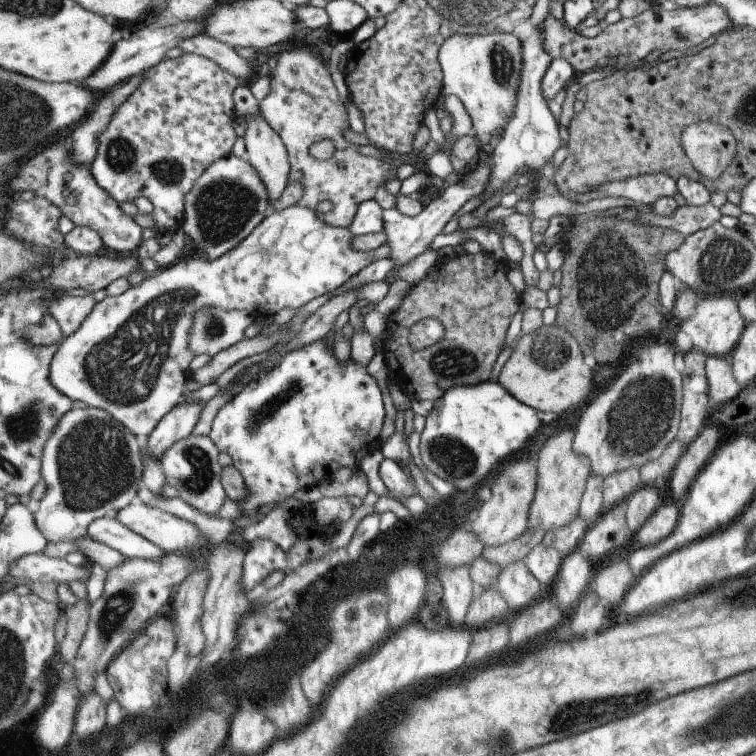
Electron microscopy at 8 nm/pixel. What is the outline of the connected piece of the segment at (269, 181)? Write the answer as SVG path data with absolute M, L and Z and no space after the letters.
M262 113L249 116L246 124L248 132L243 137L247 144L246 159L267 186L269 206L275 206L290 183L291 162L287 148Z

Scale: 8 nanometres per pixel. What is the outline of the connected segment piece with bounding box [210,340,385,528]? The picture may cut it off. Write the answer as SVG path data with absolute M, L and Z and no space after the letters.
M327 340L301 346L277 362L271 362L265 370L261 370L259 378L249 382L249 386L245 386L245 390L217 414L210 433L219 452L231 457L232 465L248 482L250 493L247 500L237 503L240 516L235 519L235 524L241 528L259 524L264 518L263 506L289 500L297 490L309 489L323 479L332 480L339 468L357 470L363 458L376 450L377 438L383 428L383 388L367 372L366 366L351 359L346 364L339 362Z

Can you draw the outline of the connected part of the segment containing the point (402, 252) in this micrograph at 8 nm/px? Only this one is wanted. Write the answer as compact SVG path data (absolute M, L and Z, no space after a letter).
M489 151L487 160L481 161L478 165L474 162L468 172L460 181L456 181L454 185L449 187L439 198L435 198L428 203L424 210L417 217L409 217L402 214L396 207L383 210L383 229L387 234L388 244L391 246L391 254L389 259L393 261L393 268L387 273L384 282L390 286L394 281L401 280L397 276L397 270L401 270L403 266L407 266L411 260L415 260L417 256L421 256L423 252L429 250L429 244L435 240L437 234L443 232L443 228L447 226L447 222L463 208L473 197L477 197L485 190L491 172L493 172L492 151Z

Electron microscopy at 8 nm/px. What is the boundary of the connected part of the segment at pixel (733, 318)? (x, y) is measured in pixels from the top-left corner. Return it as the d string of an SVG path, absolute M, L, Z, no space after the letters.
M729 294L698 296L693 316L681 322L682 331L691 337L694 347L706 356L730 357L741 332L745 330L745 320L740 316L735 298Z

